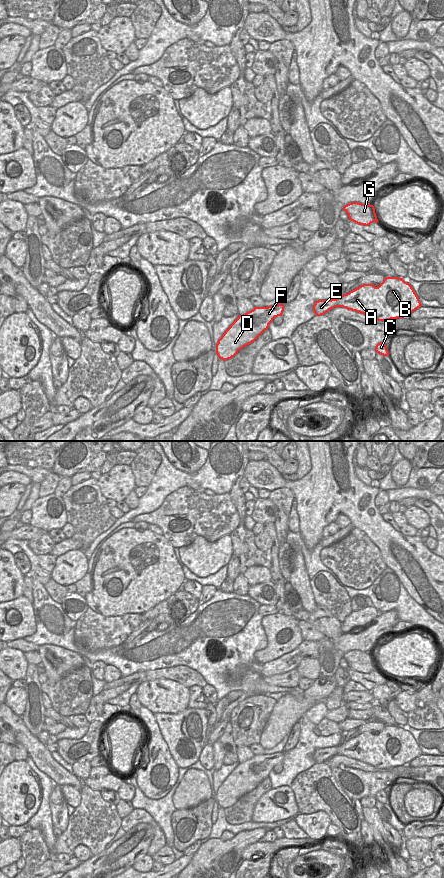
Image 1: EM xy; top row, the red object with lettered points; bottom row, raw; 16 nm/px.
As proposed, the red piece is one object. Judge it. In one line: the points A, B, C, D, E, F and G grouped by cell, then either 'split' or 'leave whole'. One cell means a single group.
groups A B C D E F G; leave whole

